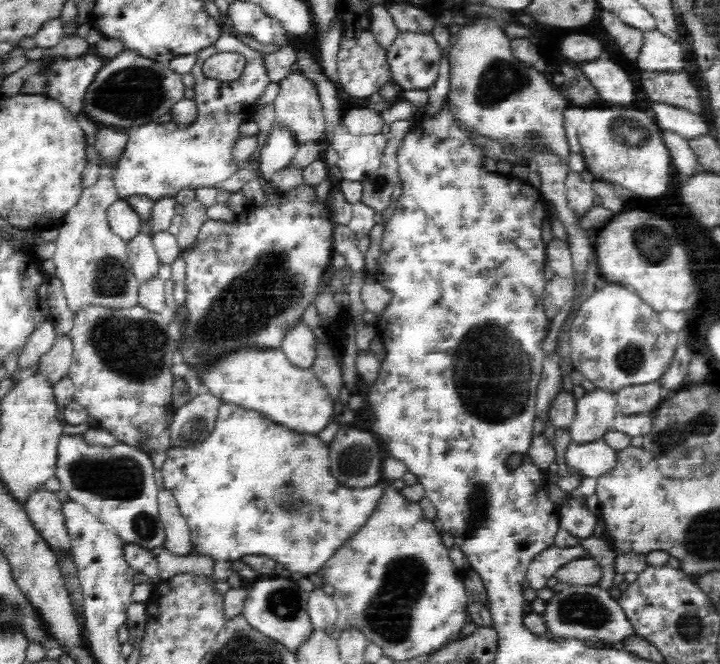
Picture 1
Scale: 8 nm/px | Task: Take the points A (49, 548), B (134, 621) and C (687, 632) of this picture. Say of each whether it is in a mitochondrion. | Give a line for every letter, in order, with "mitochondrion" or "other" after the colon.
A: other
B: other
C: mitochondrion

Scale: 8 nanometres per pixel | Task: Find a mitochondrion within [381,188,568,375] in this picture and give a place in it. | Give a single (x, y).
(470, 340)

